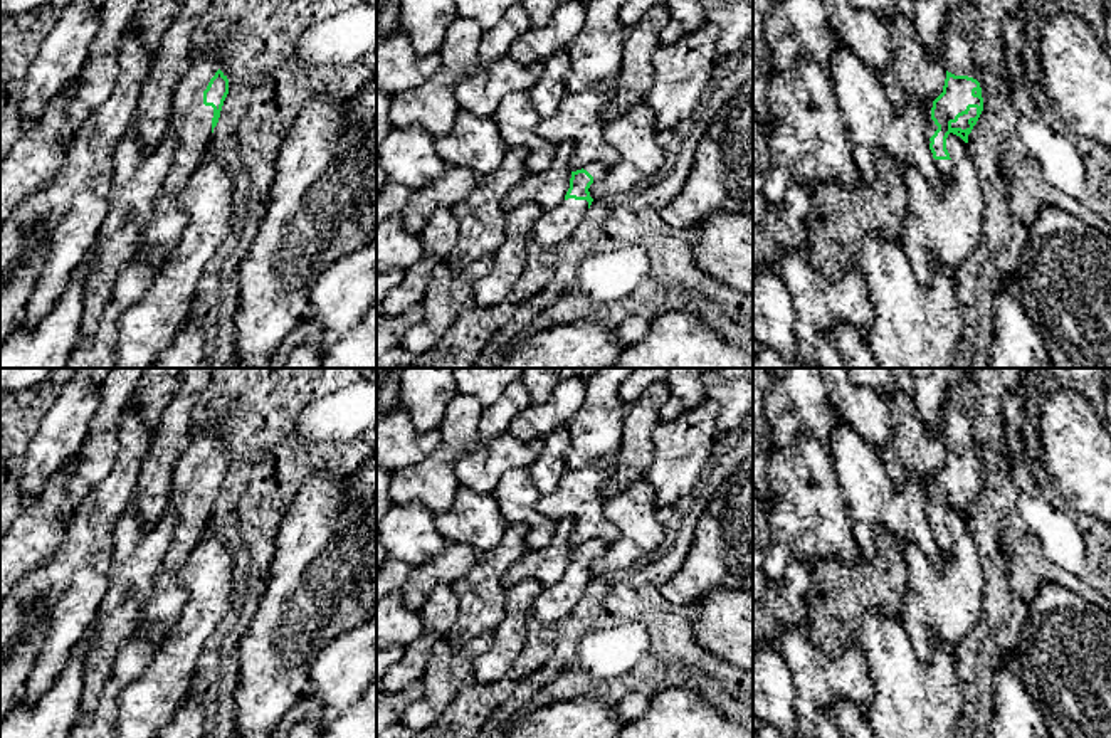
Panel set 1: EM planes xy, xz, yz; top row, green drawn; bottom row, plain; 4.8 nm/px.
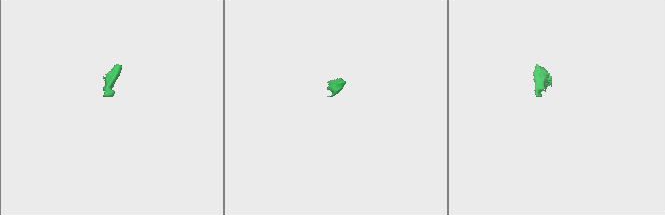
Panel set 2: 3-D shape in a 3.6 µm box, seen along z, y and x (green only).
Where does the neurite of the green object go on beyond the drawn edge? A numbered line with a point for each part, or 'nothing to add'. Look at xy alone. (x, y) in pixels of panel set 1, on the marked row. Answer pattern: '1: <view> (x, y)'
1: xy (190, 120)

